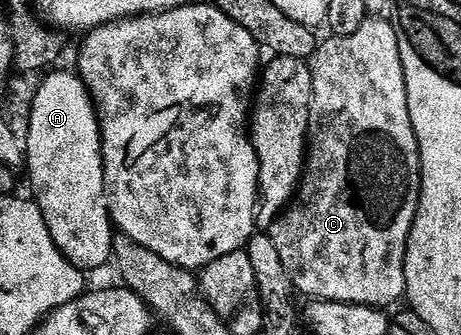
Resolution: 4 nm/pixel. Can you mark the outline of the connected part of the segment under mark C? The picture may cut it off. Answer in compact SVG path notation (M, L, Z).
M370 16L367 17L364 24L360 24L358 32L352 32L352 36L340 36L339 38L327 37L327 42L323 41L318 49L314 51L313 58L309 59L308 65L312 72L312 104L310 105L310 132L308 135L308 153L306 155L306 165L300 174L300 183L302 182L302 194L298 194L294 198L291 206L287 205L282 213L274 219L274 223L268 227L268 233L271 240L276 244L276 252L280 252L280 256L286 265L286 271L290 277L290 283L294 285L295 291L299 295L302 294L318 294L325 301L331 302L354 302L357 306L377 306L379 308L390 308L393 302L402 302L406 296L406 245L408 244L408 236L412 232L412 224L416 220L416 212L418 211L418 201L422 195L422 165L420 164L420 152L418 151L418 141L416 140L416 132L412 128L412 116L408 112L408 92L406 91L406 81L404 80L404 68L400 60L400 44L396 36L396 25L390 22L386 16Z

